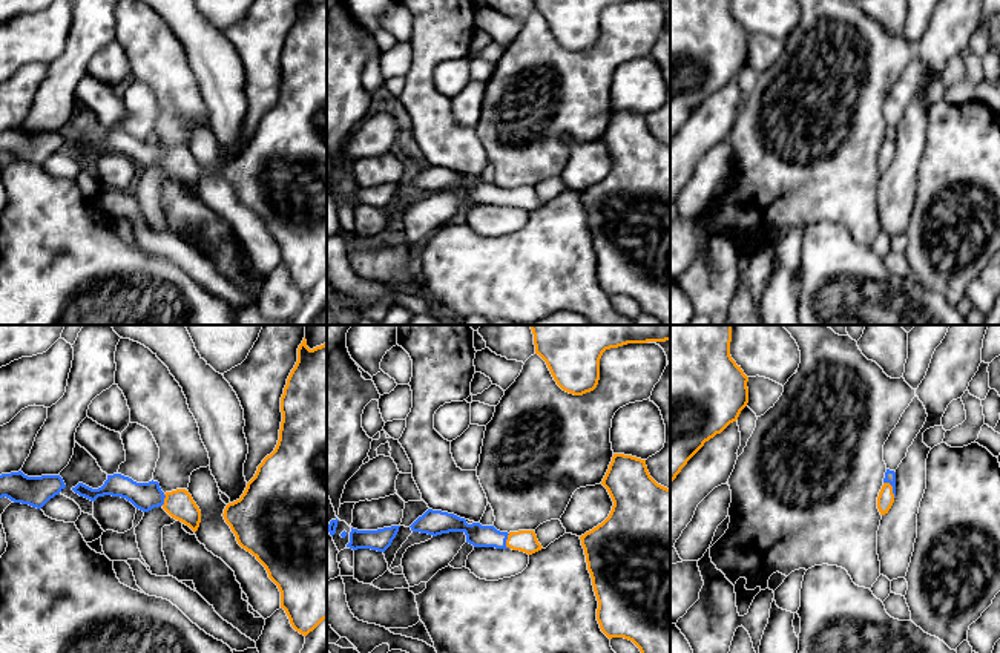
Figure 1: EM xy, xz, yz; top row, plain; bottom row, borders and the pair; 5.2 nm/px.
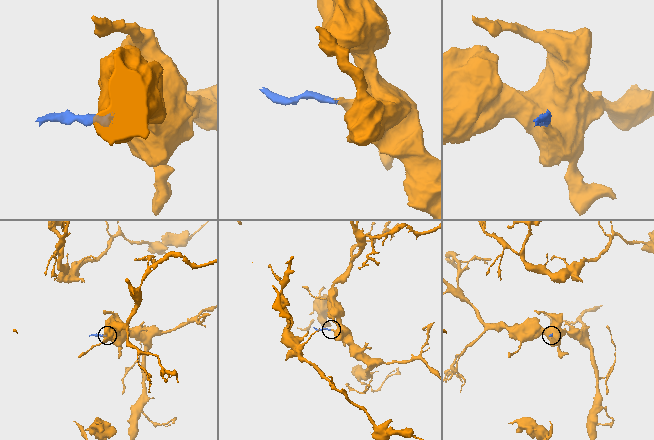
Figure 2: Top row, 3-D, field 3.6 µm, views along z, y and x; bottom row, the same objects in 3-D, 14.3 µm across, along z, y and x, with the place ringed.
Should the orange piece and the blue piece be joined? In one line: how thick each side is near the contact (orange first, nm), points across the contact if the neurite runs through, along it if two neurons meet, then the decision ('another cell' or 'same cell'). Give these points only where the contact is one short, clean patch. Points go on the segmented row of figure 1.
calibres 90 and 60 nm; way yz (885, 498), (891, 488), (890, 475); same cell

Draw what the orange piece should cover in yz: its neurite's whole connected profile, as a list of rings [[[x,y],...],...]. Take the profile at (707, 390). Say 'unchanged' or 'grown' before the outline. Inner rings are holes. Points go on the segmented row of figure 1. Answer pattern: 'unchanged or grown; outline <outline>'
unchanged; outline [[[670,325],[670,483],[748,403],[748,377],[730,356],[732,325]]]

